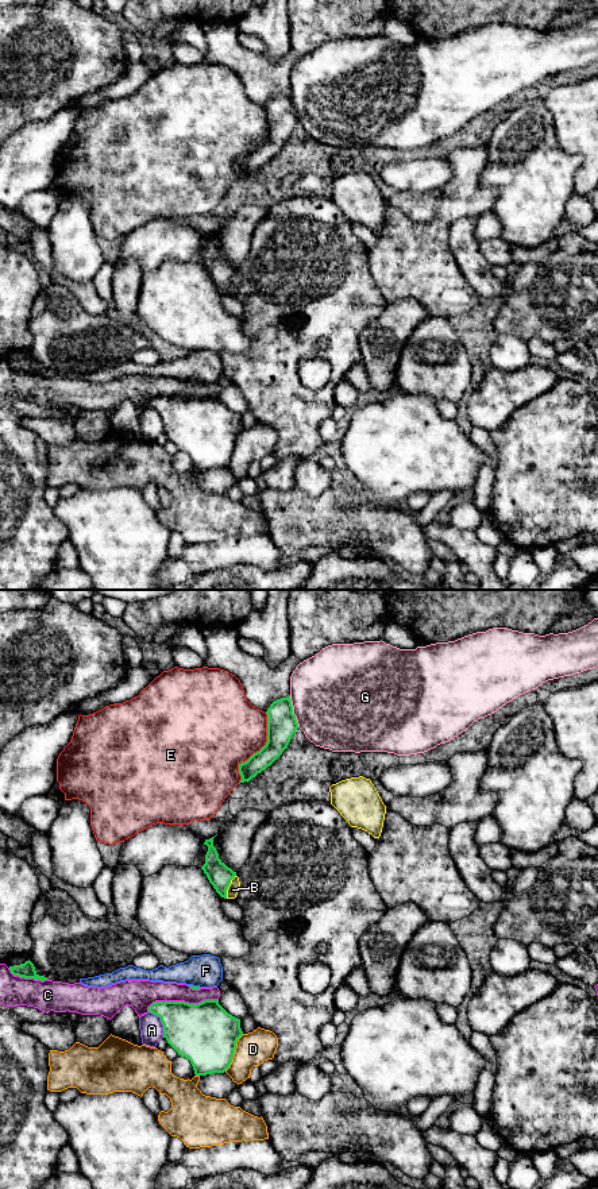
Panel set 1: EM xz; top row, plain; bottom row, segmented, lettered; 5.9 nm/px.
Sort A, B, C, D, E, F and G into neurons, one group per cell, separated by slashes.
A / B / C / D / E / F / G

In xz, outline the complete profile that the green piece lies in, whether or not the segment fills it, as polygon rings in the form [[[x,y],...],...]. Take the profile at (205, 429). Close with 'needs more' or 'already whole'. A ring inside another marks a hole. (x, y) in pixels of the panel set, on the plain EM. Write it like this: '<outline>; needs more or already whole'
[[[204,395],[198,399],[185,397],[155,397],[148,408],[161,413],[163,433],[178,448],[190,456],[196,471],[224,468],[234,453],[236,437],[243,431],[240,414],[228,409],[219,395]]]; already whole

